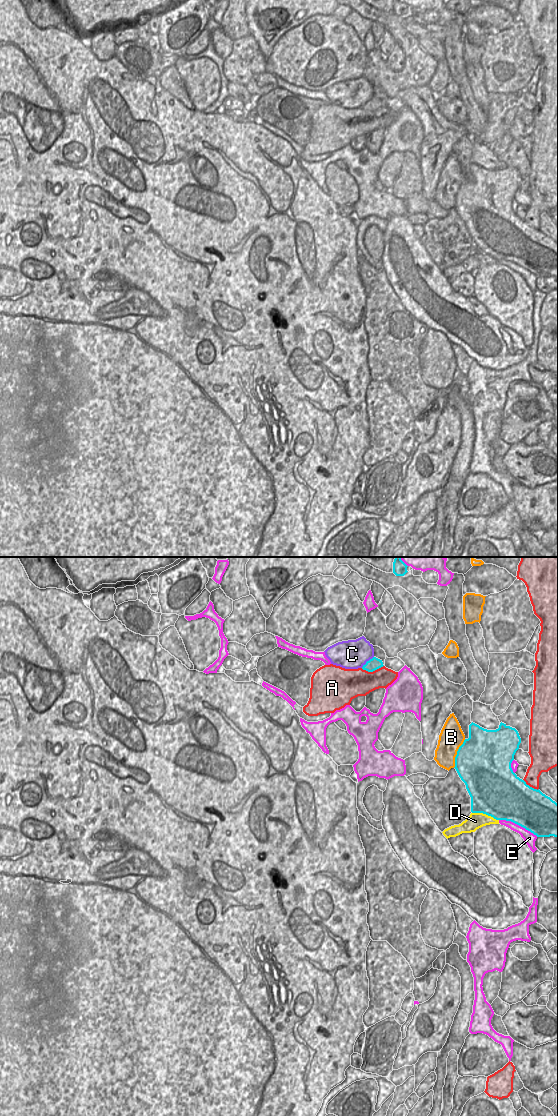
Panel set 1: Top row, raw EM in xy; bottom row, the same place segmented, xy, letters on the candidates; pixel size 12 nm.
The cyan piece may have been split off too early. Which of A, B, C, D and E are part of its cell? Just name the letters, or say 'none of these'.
B

